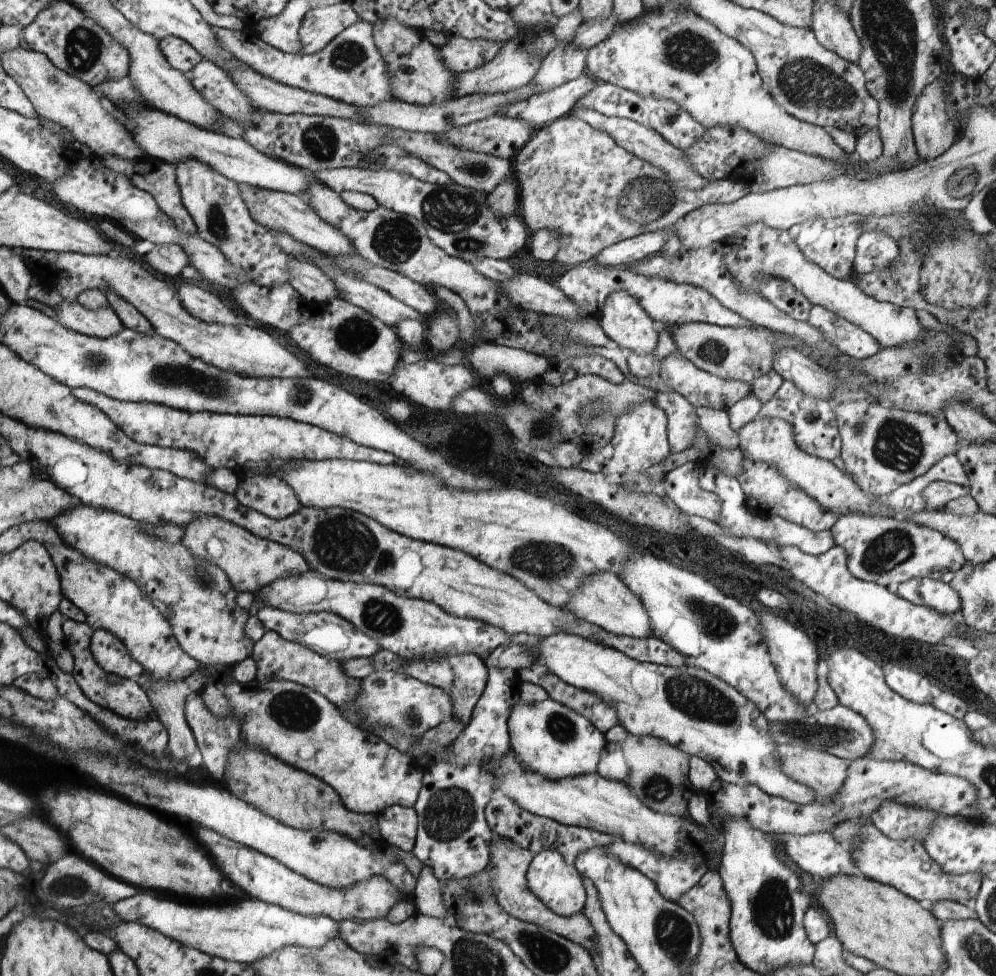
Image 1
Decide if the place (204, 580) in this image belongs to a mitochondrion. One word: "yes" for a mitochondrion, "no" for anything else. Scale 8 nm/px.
yes

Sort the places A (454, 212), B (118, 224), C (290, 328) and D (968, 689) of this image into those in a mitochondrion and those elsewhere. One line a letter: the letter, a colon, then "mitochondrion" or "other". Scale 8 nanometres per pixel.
A: mitochondrion
B: other
C: other
D: other

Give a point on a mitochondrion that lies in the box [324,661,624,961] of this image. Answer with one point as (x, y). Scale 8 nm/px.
(450, 813)

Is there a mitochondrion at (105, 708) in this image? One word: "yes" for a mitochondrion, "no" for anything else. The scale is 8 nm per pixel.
no

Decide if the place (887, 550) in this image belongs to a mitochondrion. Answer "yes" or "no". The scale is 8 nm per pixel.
yes

